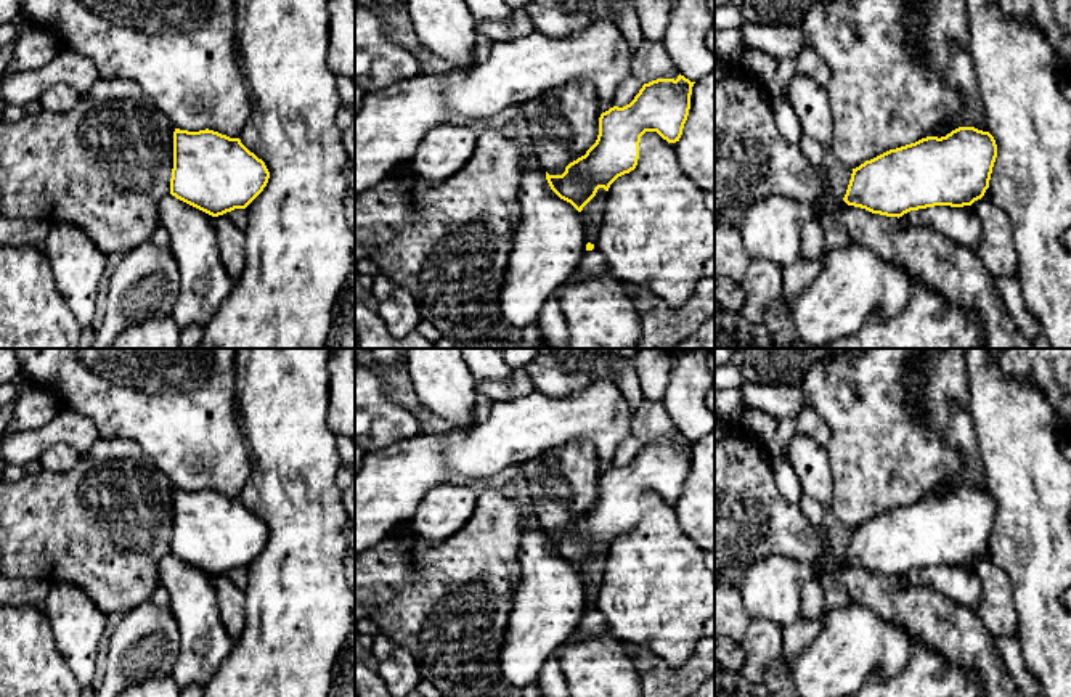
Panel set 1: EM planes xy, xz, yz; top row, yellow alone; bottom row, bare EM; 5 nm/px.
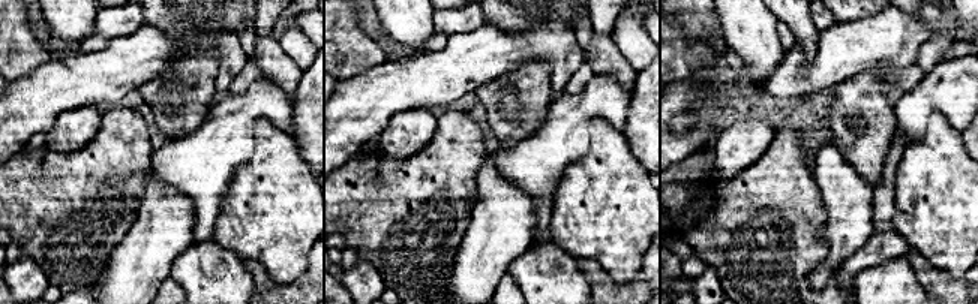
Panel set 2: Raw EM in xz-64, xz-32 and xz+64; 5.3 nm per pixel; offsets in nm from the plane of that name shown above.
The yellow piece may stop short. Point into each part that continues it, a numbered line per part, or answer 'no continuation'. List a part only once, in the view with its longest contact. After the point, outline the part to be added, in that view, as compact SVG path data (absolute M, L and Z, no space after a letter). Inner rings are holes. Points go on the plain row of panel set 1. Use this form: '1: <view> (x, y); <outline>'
no continuation

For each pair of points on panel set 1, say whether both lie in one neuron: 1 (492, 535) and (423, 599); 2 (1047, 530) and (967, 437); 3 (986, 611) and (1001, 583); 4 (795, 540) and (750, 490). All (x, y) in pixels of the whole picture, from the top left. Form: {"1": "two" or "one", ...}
{"1": "one", "2": "two", "3": "one", "4": "one"}

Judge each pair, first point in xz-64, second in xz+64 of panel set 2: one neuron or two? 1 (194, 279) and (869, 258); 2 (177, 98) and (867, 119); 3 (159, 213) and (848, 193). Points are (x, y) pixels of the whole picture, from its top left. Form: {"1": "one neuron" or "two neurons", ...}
{"1": "two neurons", "2": "one neuron", "3": "one neuron"}

